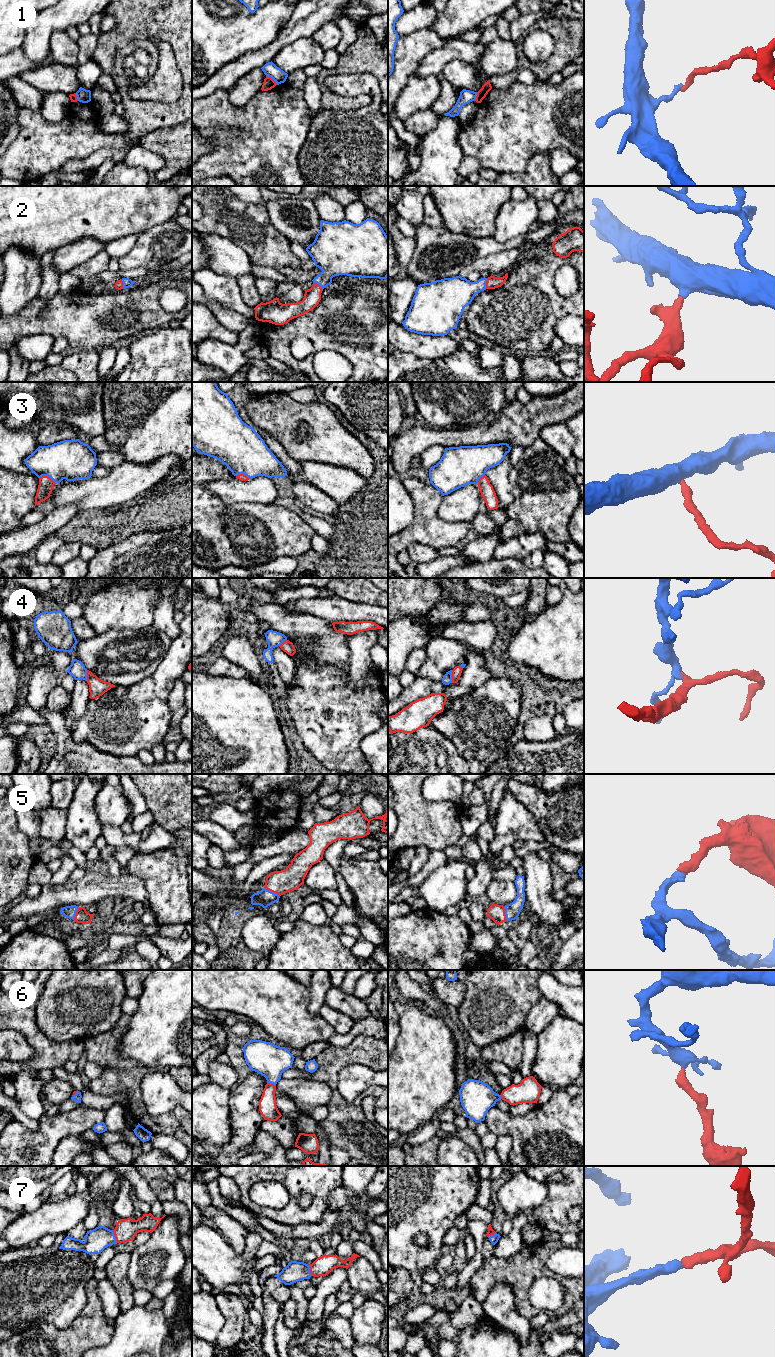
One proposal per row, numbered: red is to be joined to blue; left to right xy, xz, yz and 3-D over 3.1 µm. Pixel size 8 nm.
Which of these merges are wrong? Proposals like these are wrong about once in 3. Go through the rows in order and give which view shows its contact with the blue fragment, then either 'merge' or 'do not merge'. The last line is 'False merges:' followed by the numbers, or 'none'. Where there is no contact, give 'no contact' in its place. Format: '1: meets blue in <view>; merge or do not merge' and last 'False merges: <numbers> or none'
1: meets blue in xz; do not merge
2: meets blue in xz; merge
3: meets blue in xy; merge
4: meets blue in yz; merge
5: meets blue in xz; merge
6: meets blue in xz; merge
7: meets blue in xy; merge
False merges: 1

